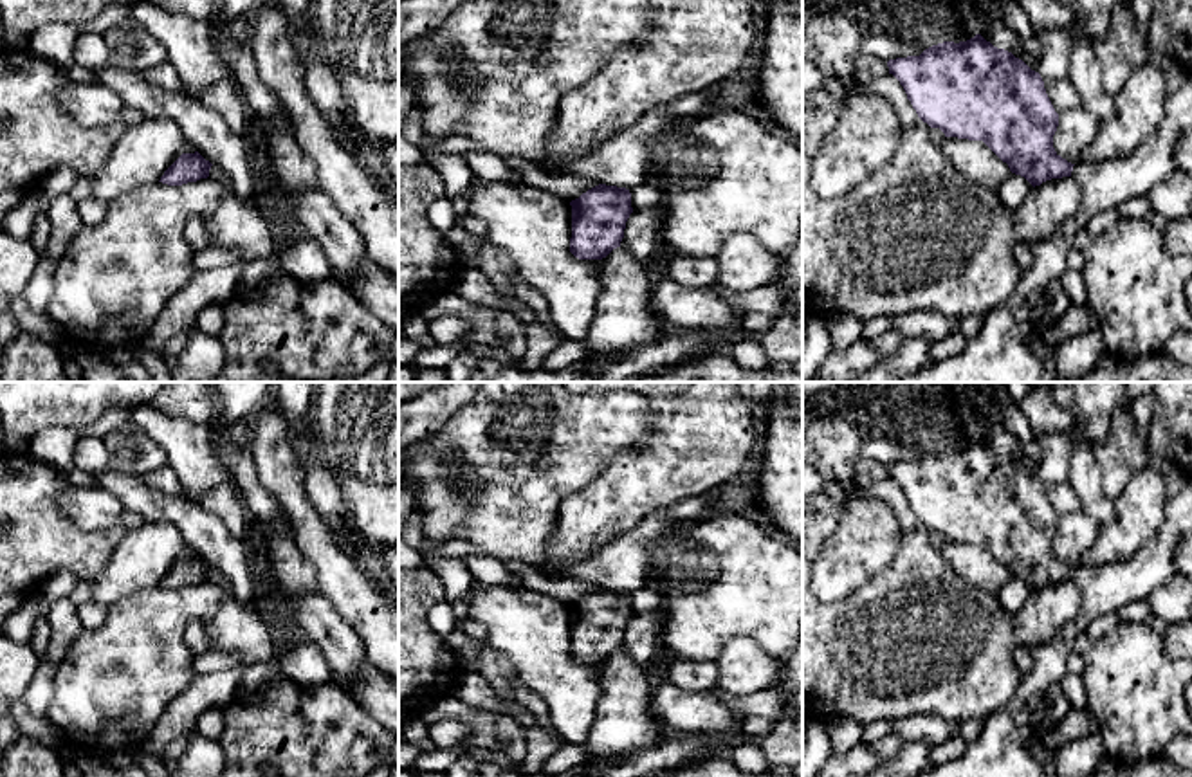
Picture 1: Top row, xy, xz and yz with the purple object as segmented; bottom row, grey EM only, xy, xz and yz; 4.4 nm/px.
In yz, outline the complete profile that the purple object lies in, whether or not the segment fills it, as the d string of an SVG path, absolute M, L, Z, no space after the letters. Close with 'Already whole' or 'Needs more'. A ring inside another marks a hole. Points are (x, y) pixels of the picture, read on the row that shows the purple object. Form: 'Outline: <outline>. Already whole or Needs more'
Outline: M981 34L967 41L943 41L925 49L920 56L887 61L903 87L918 117L945 137L983 141L1010 171L1024 177L1033 187L1051 178L1071 177L1073 166L1053 148L1059 126L1044 81L1022 59L994 47Z. Already whole

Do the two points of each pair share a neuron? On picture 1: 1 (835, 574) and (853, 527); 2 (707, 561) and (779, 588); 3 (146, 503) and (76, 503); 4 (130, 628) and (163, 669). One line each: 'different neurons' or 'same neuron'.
1: same neuron
2: same neuron
3: different neurons
4: same neuron

